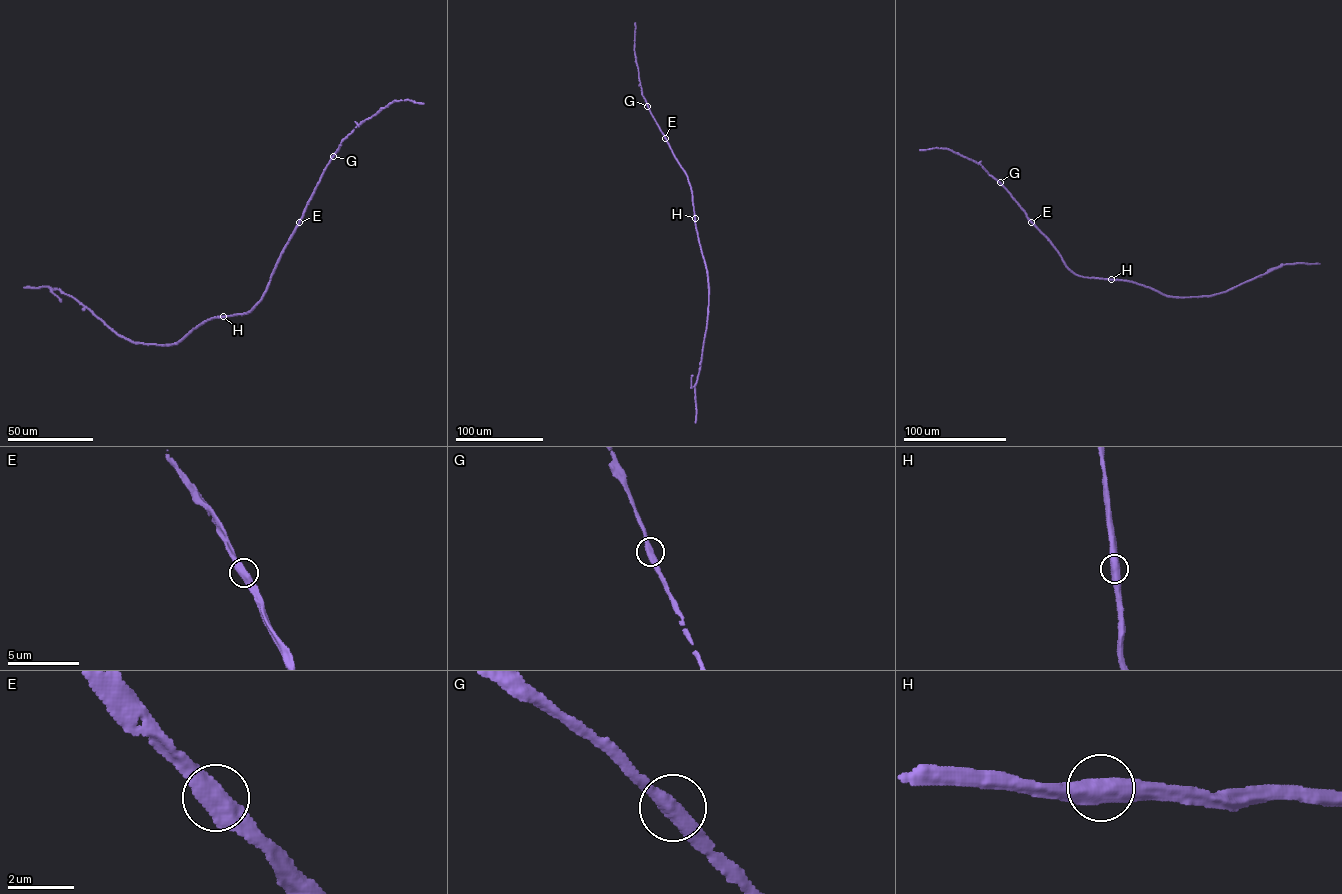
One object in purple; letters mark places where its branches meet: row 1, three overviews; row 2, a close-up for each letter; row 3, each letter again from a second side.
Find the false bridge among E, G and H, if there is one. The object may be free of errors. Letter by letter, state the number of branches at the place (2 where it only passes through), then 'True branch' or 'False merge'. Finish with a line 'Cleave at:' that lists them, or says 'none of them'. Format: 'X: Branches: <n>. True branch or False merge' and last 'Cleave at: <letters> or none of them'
E: Branches: 2. True branch
G: Branches: 2. True branch
H: Branches: 2. True branch
Cleave at: none of them

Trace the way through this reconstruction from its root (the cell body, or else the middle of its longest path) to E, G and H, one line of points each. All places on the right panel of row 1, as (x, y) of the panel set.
E: (1099, 278), (1080, 276), (1070, 270), (1031, 222)
G: (1099, 278), (1080, 276), (1070, 270), (1057, 250), (1000, 182)
H: (1099, 278), (1111, 279)

